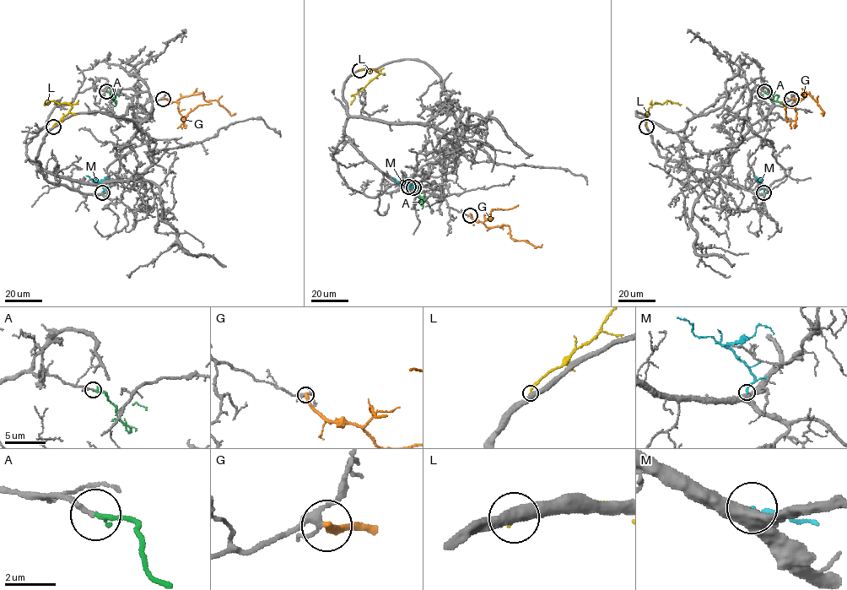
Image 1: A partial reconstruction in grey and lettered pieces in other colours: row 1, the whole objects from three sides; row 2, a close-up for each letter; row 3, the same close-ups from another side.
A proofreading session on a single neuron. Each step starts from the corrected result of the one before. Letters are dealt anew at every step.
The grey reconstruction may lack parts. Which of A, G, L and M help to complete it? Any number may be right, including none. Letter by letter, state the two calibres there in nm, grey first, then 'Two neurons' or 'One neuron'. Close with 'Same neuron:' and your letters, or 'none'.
A: Thickness 190 nm (grey) against 190 nm. One neuron
G: Thickness 220 nm (grey) against 300 nm. Two neurons
L: Thickness 480 nm (grey) against 200 nm. Two neurons
M: Thickness 400 nm (grey) against 180 nm. Two neurons
Same neuron: A

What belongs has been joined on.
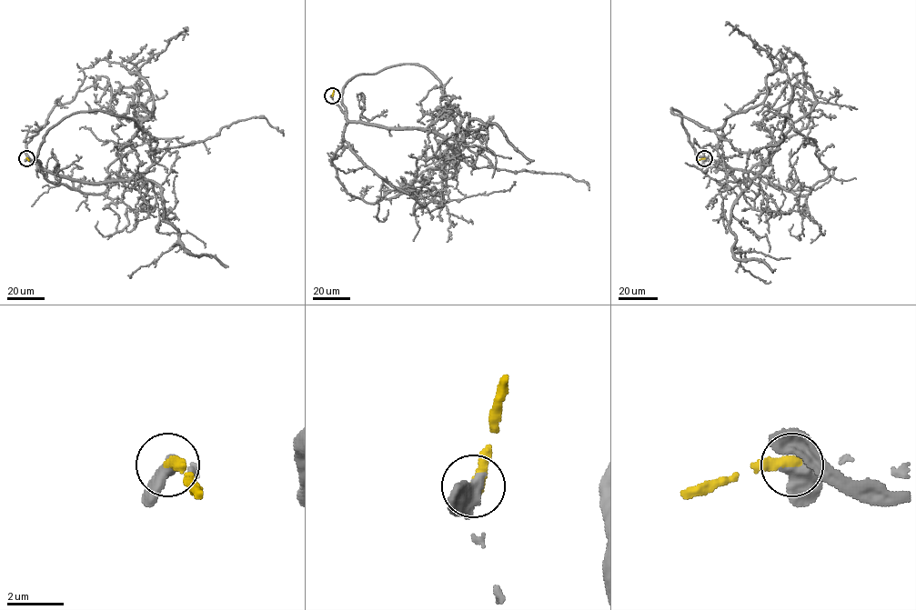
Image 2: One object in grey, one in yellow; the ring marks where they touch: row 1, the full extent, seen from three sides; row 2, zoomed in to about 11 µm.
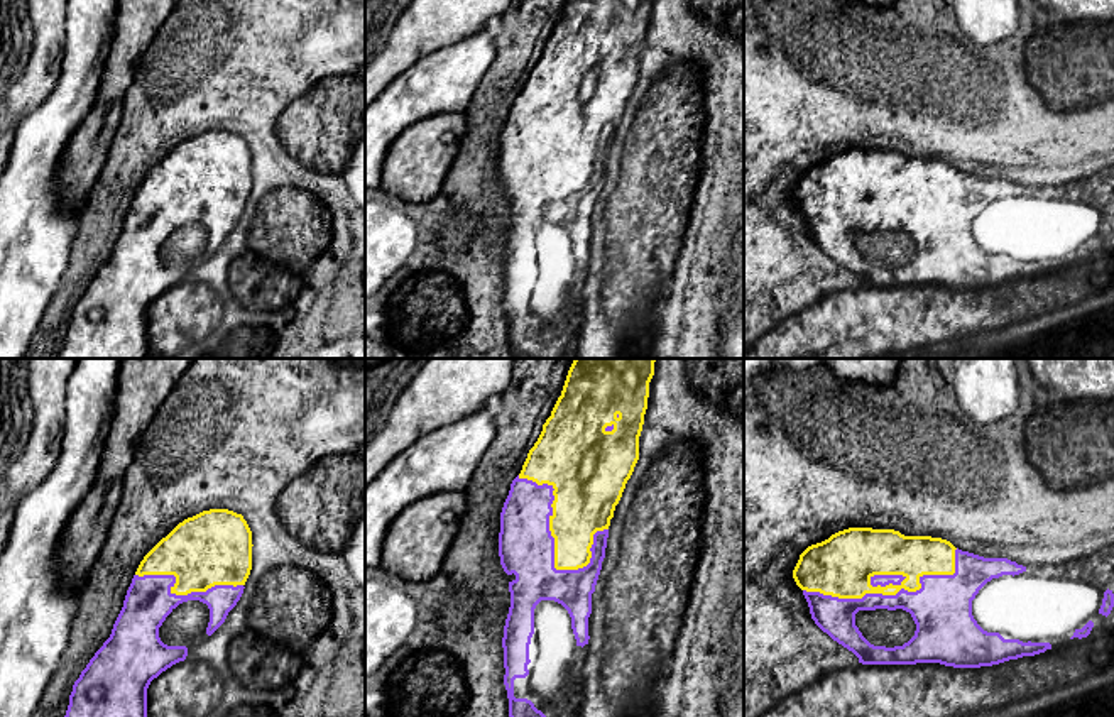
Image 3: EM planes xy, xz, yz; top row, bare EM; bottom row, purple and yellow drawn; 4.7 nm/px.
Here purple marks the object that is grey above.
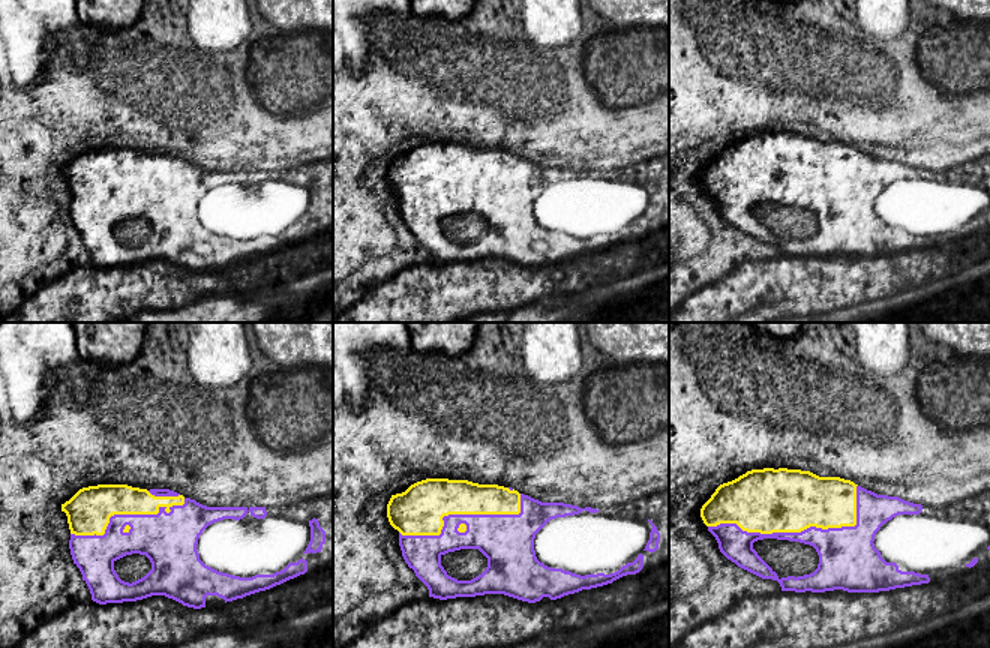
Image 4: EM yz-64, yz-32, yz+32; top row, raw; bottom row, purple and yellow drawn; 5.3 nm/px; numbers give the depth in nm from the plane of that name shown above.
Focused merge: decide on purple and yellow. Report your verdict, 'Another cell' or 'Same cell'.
Same cell

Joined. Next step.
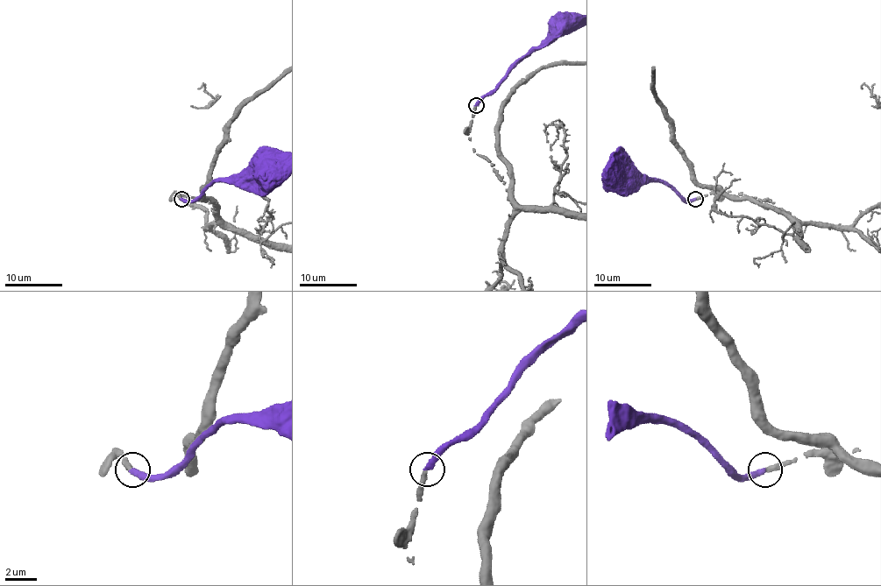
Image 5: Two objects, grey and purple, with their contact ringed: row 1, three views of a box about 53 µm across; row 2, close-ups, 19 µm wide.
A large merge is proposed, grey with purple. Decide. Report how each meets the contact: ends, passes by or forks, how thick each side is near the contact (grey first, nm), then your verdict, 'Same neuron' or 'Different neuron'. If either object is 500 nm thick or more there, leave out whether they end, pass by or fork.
At the ring grey ends. At the ring purple ends. Thickness 320 nm (grey) against 380 nm. Same neuron

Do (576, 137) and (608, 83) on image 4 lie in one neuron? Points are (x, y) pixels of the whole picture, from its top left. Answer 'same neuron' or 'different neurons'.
same neuron

